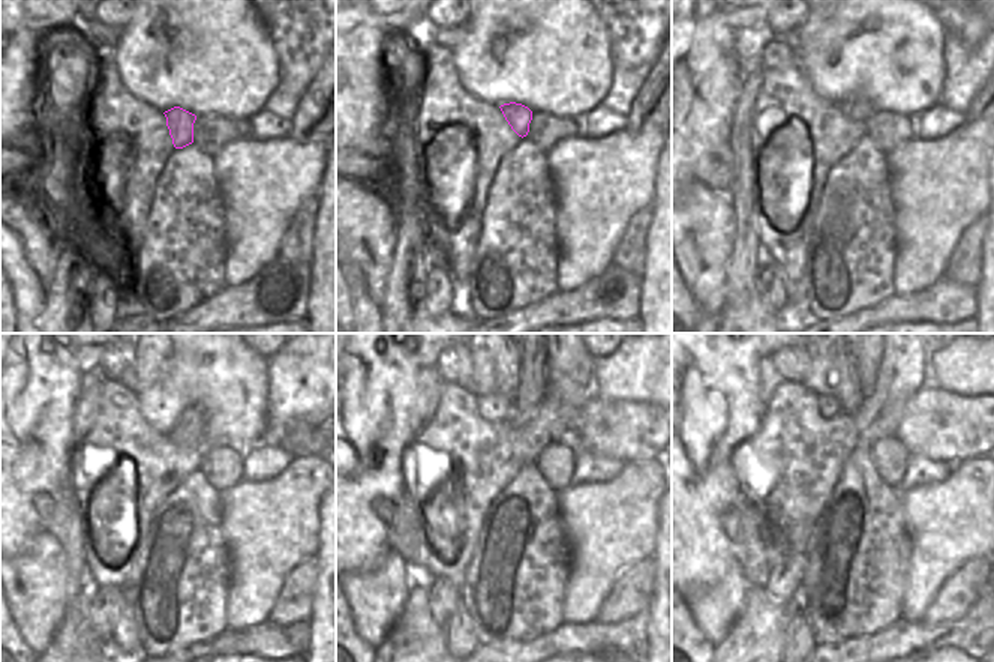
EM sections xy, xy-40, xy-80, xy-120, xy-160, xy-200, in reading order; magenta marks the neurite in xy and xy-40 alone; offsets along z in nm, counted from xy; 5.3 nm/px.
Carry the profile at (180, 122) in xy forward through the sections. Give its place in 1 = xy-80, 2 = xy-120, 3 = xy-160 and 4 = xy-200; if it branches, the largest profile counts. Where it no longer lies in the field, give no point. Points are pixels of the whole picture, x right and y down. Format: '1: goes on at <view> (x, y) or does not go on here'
1: goes on at xy-80 (858, 108)
2: goes on at xy-120 (188, 430)
3: goes on at xy-160 (531, 389)
4: goes on at xy-200 (867, 364)

